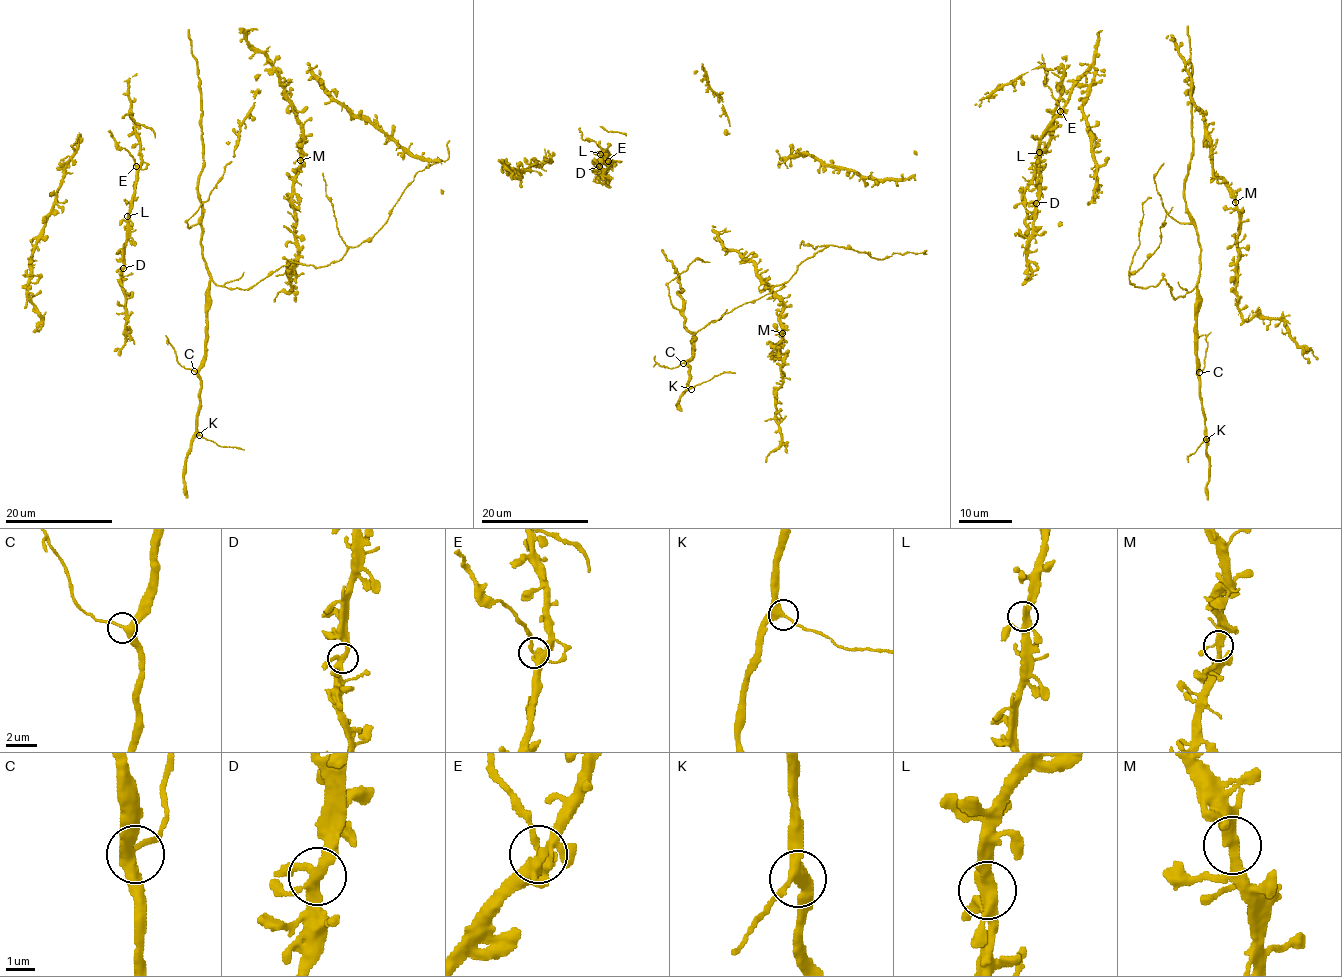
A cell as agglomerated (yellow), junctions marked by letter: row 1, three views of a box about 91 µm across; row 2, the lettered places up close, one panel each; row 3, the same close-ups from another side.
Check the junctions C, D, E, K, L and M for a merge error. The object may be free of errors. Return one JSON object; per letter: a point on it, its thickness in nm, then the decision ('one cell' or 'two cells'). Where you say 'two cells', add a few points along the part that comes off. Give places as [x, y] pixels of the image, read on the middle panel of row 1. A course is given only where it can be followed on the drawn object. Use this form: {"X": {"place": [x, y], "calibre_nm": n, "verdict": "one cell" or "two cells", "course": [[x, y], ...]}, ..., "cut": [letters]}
{"C": {"place": [683, 363], "calibre_nm": 320, "verdict": "one cell"}, "D": {"place": [599, 166], "calibre_nm": 320, "verdict": "one cell"}, "E": {"place": [608, 161], "calibre_nm": 340, "verdict": "two cells"}, "K": {"place": [691, 389], "calibre_nm": 360, "verdict": "one cell"}, "L": {"place": [600, 154], "calibre_nm": 340, "verdict": "one cell"}, "M": {"place": [782, 333], "calibre_nm": 320, "verdict": "one cell"}, "cut": ["E"]}

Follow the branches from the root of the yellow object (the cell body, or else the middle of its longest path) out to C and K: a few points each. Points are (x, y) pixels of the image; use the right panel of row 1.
C: (1199, 247), (1196, 370), (1199, 372)
K: (1199, 247), (1196, 372), (1206, 439)

